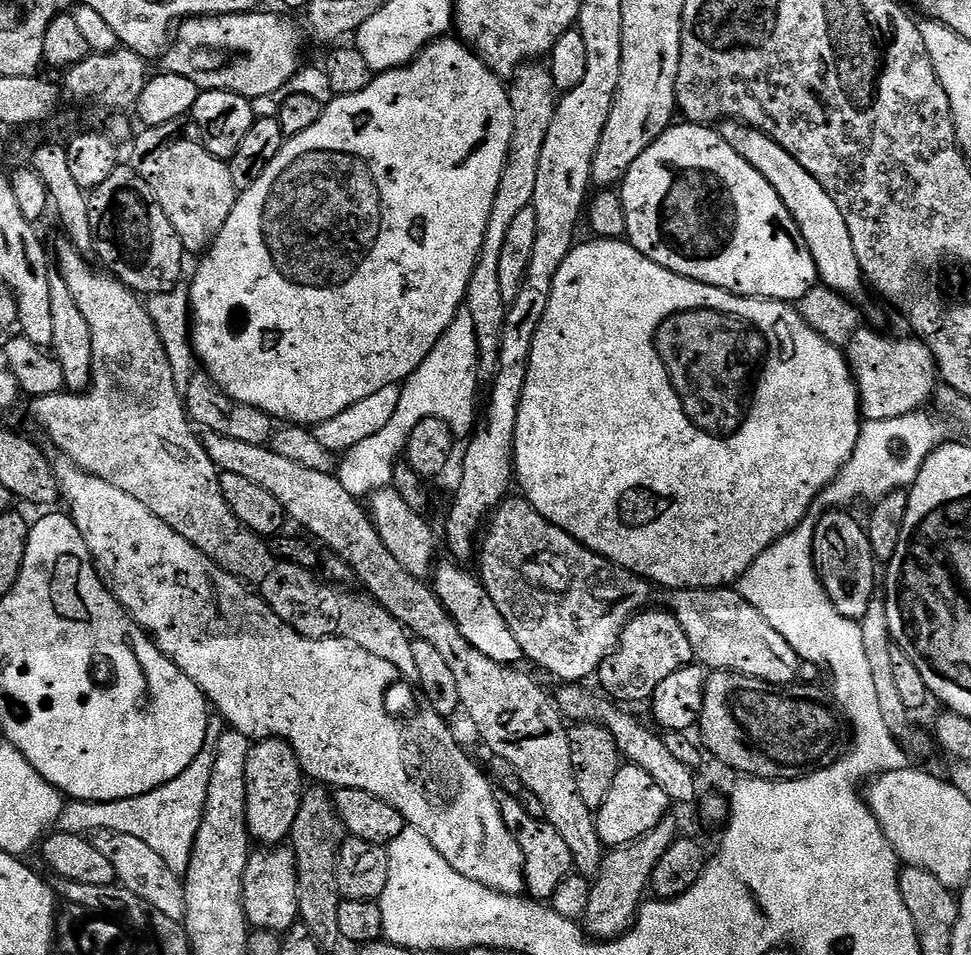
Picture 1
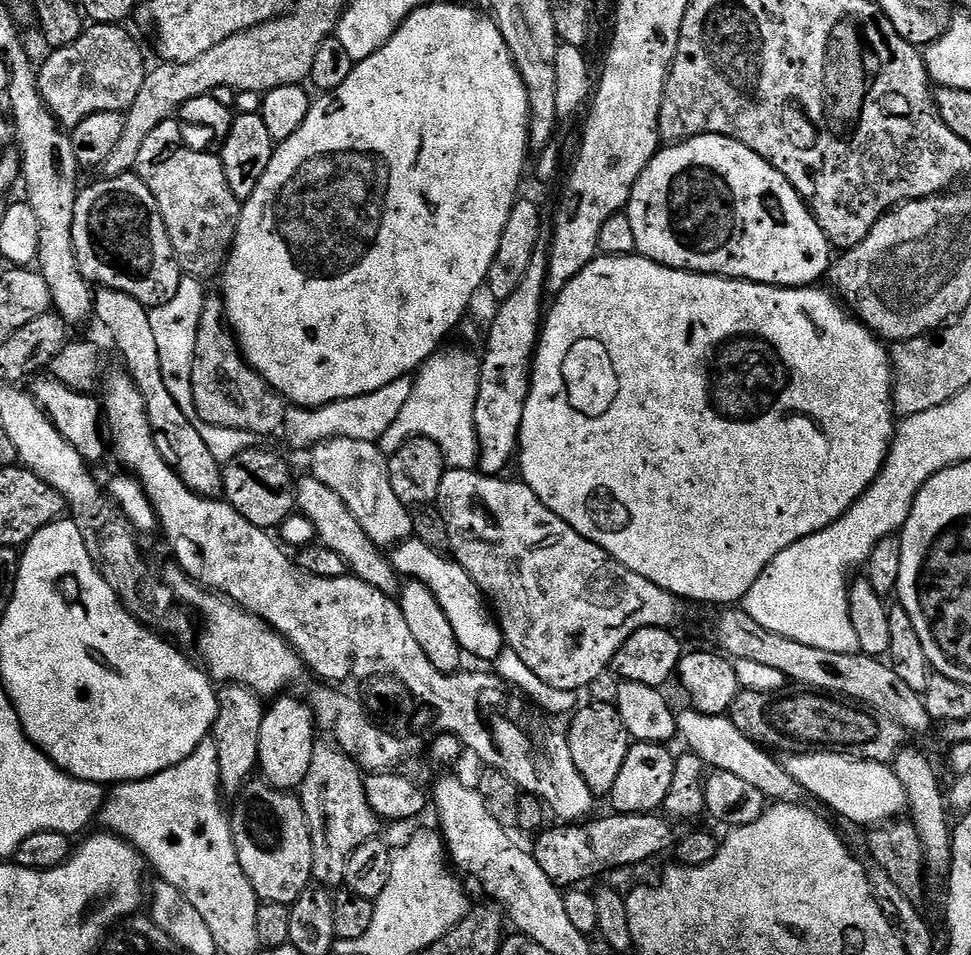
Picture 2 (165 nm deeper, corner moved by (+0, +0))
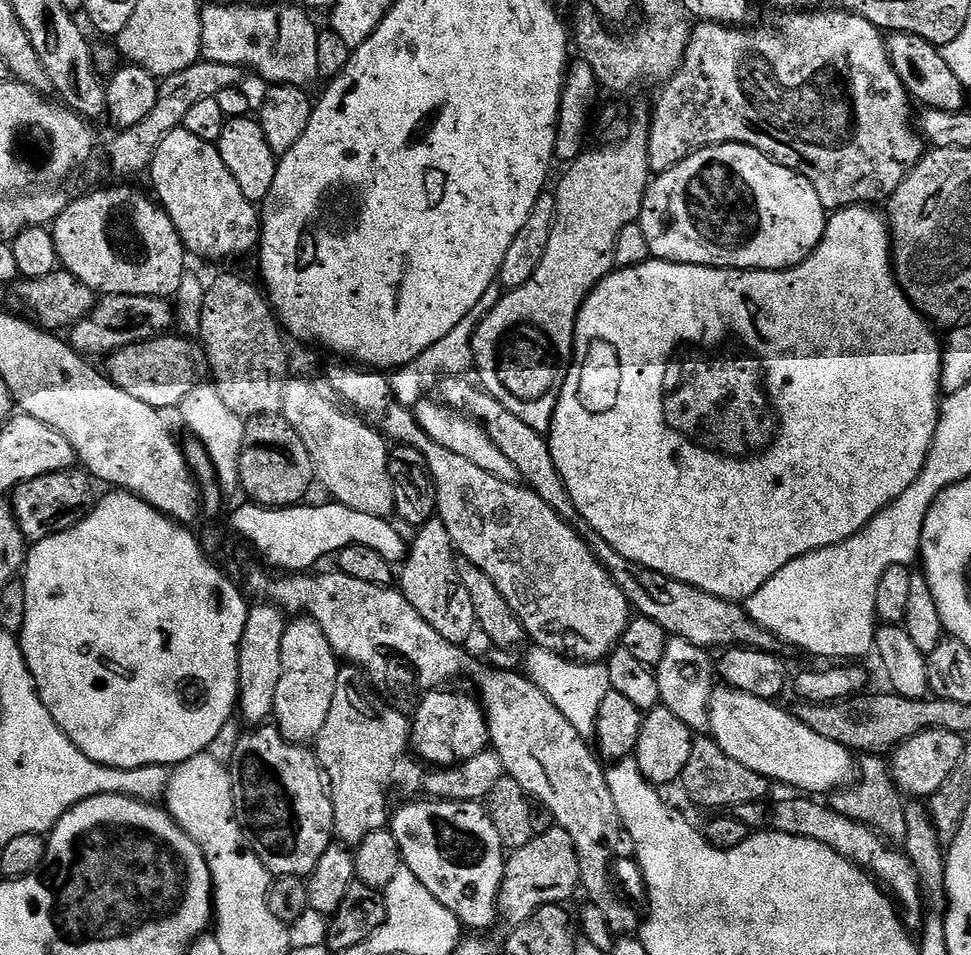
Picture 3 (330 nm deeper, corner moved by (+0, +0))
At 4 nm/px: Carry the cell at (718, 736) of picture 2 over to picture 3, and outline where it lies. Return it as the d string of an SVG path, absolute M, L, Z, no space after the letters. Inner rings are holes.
M675 638L669 639L662 658L654 665L660 704L670 710L670 714L678 714L682 722L692 729L693 733L704 734L708 727L708 703L712 701L714 687L714 660L711 660L705 649L694 646L694 642L686 642Z

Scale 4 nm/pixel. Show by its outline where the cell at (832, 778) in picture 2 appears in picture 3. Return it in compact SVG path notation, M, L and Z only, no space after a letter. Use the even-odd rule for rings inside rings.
M716 686L712 690L712 701L708 703L708 727L712 738L716 741L716 745L721 748L726 754L730 754L730 758L734 758L734 762L742 762L742 766L746 766L746 770L754 770L754 774L764 776L770 782L776 780L780 784L789 784L790 787L796 788L797 793L800 794L820 794L816 792L828 792L827 794L835 793L837 790L851 785L854 780L854 756L847 748L843 748L838 742L834 742L830 738L822 738L822 734L818 734L814 730L810 730L808 726L801 723L797 715L790 716L784 709L779 708L779 703L763 700L753 694L753 692L743 692L737 688L730 688L727 686Z

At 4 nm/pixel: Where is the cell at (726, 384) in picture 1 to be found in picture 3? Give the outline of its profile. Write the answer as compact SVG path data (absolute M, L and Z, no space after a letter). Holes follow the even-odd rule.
M857 206L857 207L854 207L854 208L841 208L841 209L839 209L839 210L836 210L836 211L833 211L833 212L832 212L832 213L831 213L831 215L829 215L829 216L828 216L828 225L827 225L827 226L826 226L826 230L825 230L825 231L824 231L824 239L823 239L823 240L821 240L821 241L820 241L820 244L819 244L819 245L818 245L818 247L817 247L817 248L816 248L816 249L814 249L814 250L813 250L813 252L812 252L812 253L811 253L811 254L810 254L810 255L809 255L809 256L807 256L807 257L806 257L806 258L805 258L805 259L804 259L804 260L803 260L803 261L802 261L802 263L801 263L801 264L796 264L796 265L795 265L795 266L794 266L794 267L793 267L793 268L786 268L786 269L783 269L783 270L781 270L781 271L779 271L779 272L762 272L762 271L759 271L759 270L733 270L733 269L730 269L730 268L707 268L707 267L706 267L706 266L702 266L702 265L701 265L701 264L673 264L673 263L672 263L672 261L670 261L670 260L658 260L658 259L655 259L655 258L650 258L650 259L649 259L649 260L648 260L648 261L647 261L647 262L645 262L645 263L644 263L644 264L639 264L639 265L638 265L638 266L634 266L634 267L633 267L633 268L616 268L616 269L615 269L615 270L613 270L613 271L611 271L611 272L609 272L609 274L608 274L608 277L606 277L606 278L605 278L605 280L602 280L602 281L600 281L600 283L599 283L599 284L597 284L597 285L596 285L596 289L594 289L594 291L593 291L593 292L591 292L591 294L590 294L590 295L588 295L588 297L587 297L587 298L585 298L585 300L584 300L584 304L583 304L583 305L581 305L581 307L580 307L580 312L579 312L579 313L577 313L577 315L576 315L576 325L575 325L575 326L574 326L574 332L573 332L573 334L572 334L572 355L571 355L571 360L570 360L570 363L569 363L569 364L568 364L568 365L567 365L567 368L566 368L566 371L565 371L565 373L564 373L564 378L563 378L563 381L562 381L562 383L561 383L561 385L560 385L560 387L559 387L559 389L558 389L558 395L557 395L557 397L556 397L556 408L555 408L555 409L553 409L553 411L552 411L552 424L551 424L551 425L549 425L549 427L548 427L548 428L547 428L547 431L546 431L546 441L547 441L547 444L548 444L548 453L549 453L549 454L551 454L551 456L552 456L552 461L553 461L553 462L554 462L554 466L555 466L555 467L556 467L556 470L557 470L557 472L558 472L558 474L559 474L559 475L560 475L560 478L561 478L561 480L562 480L562 482L563 482L563 483L564 483L564 486L565 486L565 488L566 488L566 490L567 490L567 491L568 491L568 494L569 494L569 496L570 496L570 498L571 498L571 499L572 499L572 502L573 502L573 504L574 504L574 506L575 506L575 507L576 507L576 509L577 509L577 510L578 510L578 514L579 514L579 515L580 515L580 519L581 519L581 521L583 521L583 523L586 523L586 524L588 524L588 525L590 525L590 526L591 526L591 528L593 528L593 530L594 530L594 531L595 531L595 532L597 532L597 533L598 533L598 534L599 534L599 536L601 536L601 537L602 537L602 538L604 538L604 539L605 539L605 540L606 540L606 542L608 542L608 543L609 543L609 544L610 544L610 546L611 546L611 547L612 547L612 548L613 548L613 549L614 549L614 550L618 550L618 554L622 554L622 558L630 558L630 562L638 562L638 566L642 566L642 567L643 567L643 568L649 568L649 569L650 569L650 570L654 570L654 571L655 571L655 572L657 572L657 573L658 573L658 574L666 574L666 575L667 575L667 576L669 576L669 577L670 577L670 578L674 578L674 579L675 579L675 580L677 580L677 581L678 581L678 582L686 582L686 583L687 583L687 584L689 584L689 585L690 585L690 586L694 586L694 587L695 587L695 588L697 588L697 589L698 589L698 590L706 590L706 594L714 594L714 595L715 595L715 596L717 596L717 597L718 597L718 598L722 598L722 599L723 599L723 600L735 600L735 601L737 601L737 602L746 602L746 601L747 601L747 600L748 600L748 599L749 599L749 598L751 598L751 597L752 597L752 596L753 596L753 595L754 595L754 594L755 594L755 593L756 593L756 591L758 591L758 589L760 589L760 588L761 588L761 587L762 587L762 586L763 586L763 585L764 585L764 584L765 584L765 582L767 582L767 580L769 580L769 579L770 579L770 578L774 578L774 574L778 574L778 570L782 570L782 566L786 566L786 565L787 565L787 564L789 564L789 563L790 563L790 562L794 562L794 558L800 558L800 557L801 557L801 556L802 556L802 554L808 554L808 553L810 553L810 552L813 552L813 551L814 551L814 550L822 550L822 549L823 549L823 548L825 548L825 547L826 547L826 546L834 546L834 545L835 545L835 544L840 544L840 543L842 543L842 541L843 541L843 540L845 540L845 539L846 539L846 538L850 538L850 537L851 537L851 536L853 536L853 535L854 535L854 534L858 534L858 530L862 530L862 529L863 529L863 528L864 528L864 527L866 527L866 525L867 525L867 524L868 524L868 523L870 523L870 521L872 521L872 520L873 520L873 519L874 519L874 518L875 518L875 517L876 517L876 516L877 516L877 515L878 515L878 513L879 513L879 512L881 512L881 510L882 510L882 509L883 509L883 508L885 508L885 507L886 507L886 506L887 506L887 504L891 504L891 503L892 503L892 501L894 501L894 500L897 500L897 498L898 498L898 497L900 497L900 495L901 495L901 494L902 494L902 490L904 490L904 489L905 489L905 488L906 488L906 486L908 486L908 485L909 485L909 484L910 484L910 482L912 482L912 481L913 481L913 480L914 480L914 478L916 478L916 477L917 477L917 474L918 474L918 473L919 473L919 472L920 472L920 471L921 471L921 469L923 469L923 468L924 468L924 462L925 462L925 458L926 458L926 456L927 456L927 453L928 453L928 450L929 450L929 446L930 446L930 444L931 444L931 440L932 440L932 439L933 439L933 437L934 437L934 436L935 436L935 432L936 432L936 426L937 426L937 422L938 422L938 420L939 420L939 412L940 412L940 406L941 406L941 403L942 403L942 389L941 389L941 387L940 387L940 383L939 383L939 364L940 364L940 362L941 362L941 359L942 359L942 340L941 340L941 337L940 337L940 340L939 340L939 338L938 338L938 337L936 337L936 335L938 335L938 332L937 332L937 329L936 329L936 328L935 328L935 327L933 327L933 325L932 325L932 324L931 324L931 323L929 323L929 321L927 321L927 320L925 320L925 319L924 319L924 317L923 317L923 316L921 316L921 315L920 315L920 313L919 313L919 312L917 312L917 310L916 310L916 308L915 308L915 307L913 307L913 305L912 305L912 304L911 304L911 303L909 303L909 301L908 301L908 300L907 300L907 299L906 299L906 298L905 298L905 294L904 294L904 292L903 292L903 291L901 291L901 289L900 289L900 287L899 287L899 286L898 286L898 282L897 282L897 281L896 281L896 274L895 274L895 271L894 271L894 261L893 261L893 259L892 259L892 242L891 242L891 239L890 239L890 237L889 237L889 234L888 234L888 221L887 221L887 219L885 219L885 217L884 217L884 216L883 216L883 215L881 215L881 213L880 213L880 216L879 216L879 214L878 214L878 213L876 213L876 212L875 212L875 210L874 210L874 209L875 209L875 207L872 207L872 206Z

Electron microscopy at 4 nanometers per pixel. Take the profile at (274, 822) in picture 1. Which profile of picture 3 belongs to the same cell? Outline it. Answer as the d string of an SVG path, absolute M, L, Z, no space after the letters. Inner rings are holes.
M296 618L285 627L282 634L282 666L278 678L278 691L274 694L275 727L280 729L290 744L307 745L315 741L316 735L326 726L330 705L334 702L336 679L342 667L332 647L326 642L313 620Z

